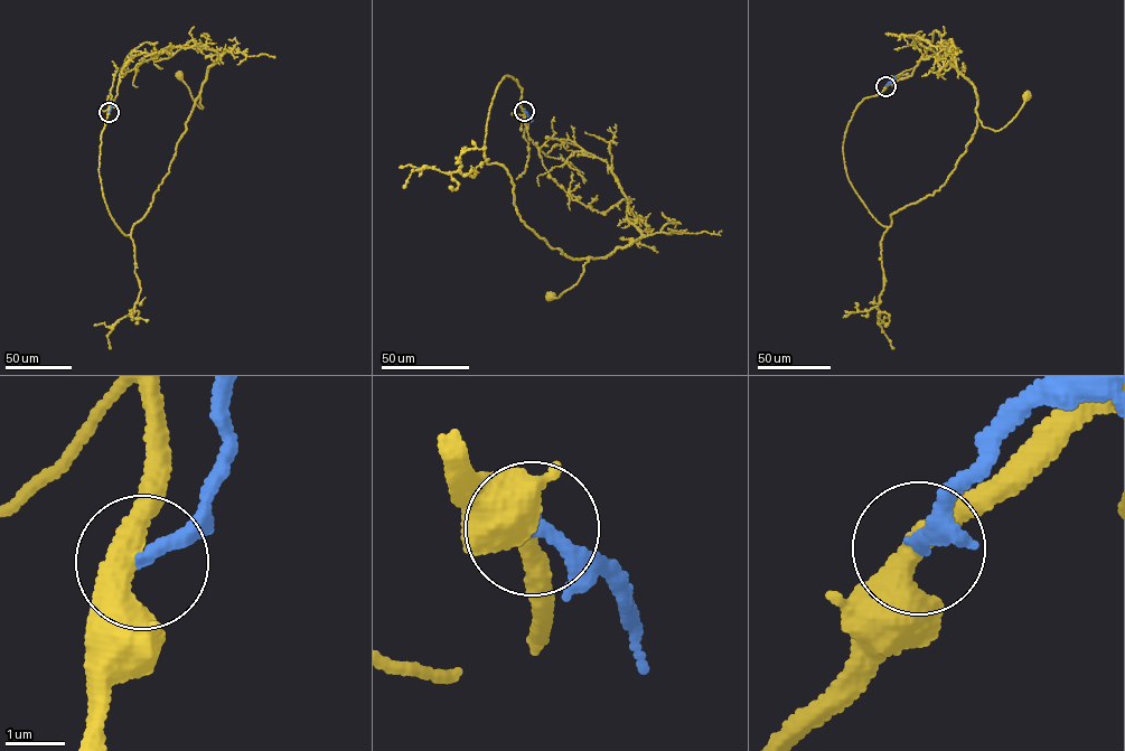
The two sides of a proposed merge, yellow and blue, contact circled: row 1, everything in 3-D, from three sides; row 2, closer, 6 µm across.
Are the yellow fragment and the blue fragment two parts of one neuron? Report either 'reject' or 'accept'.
reject

